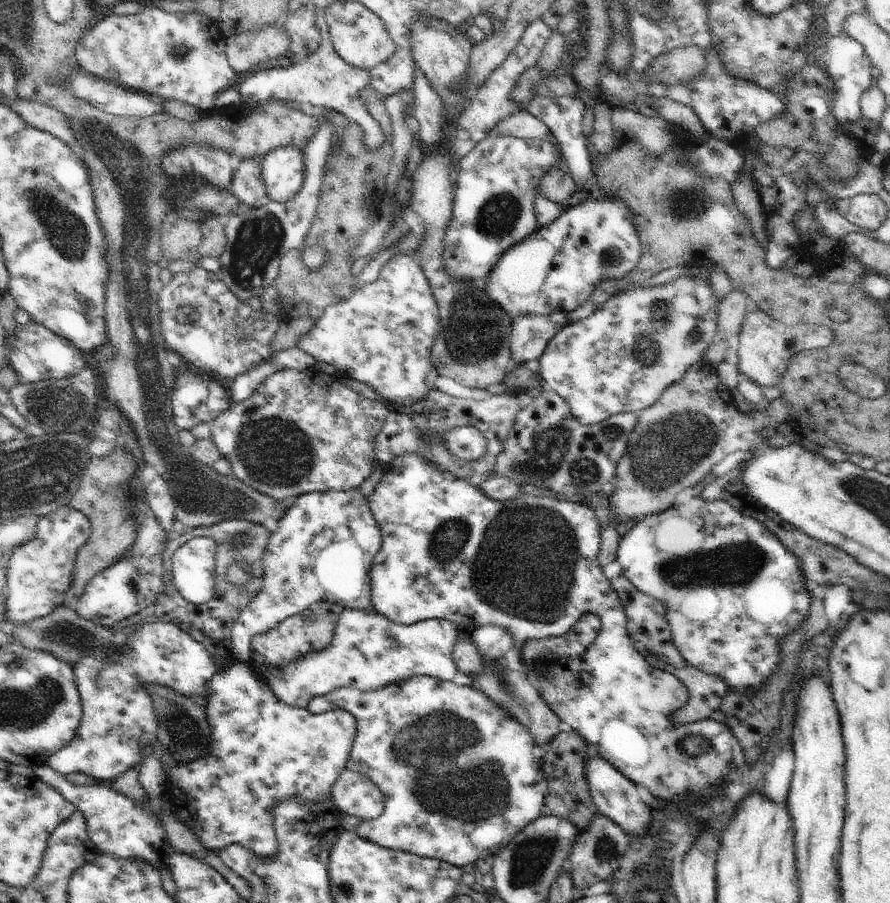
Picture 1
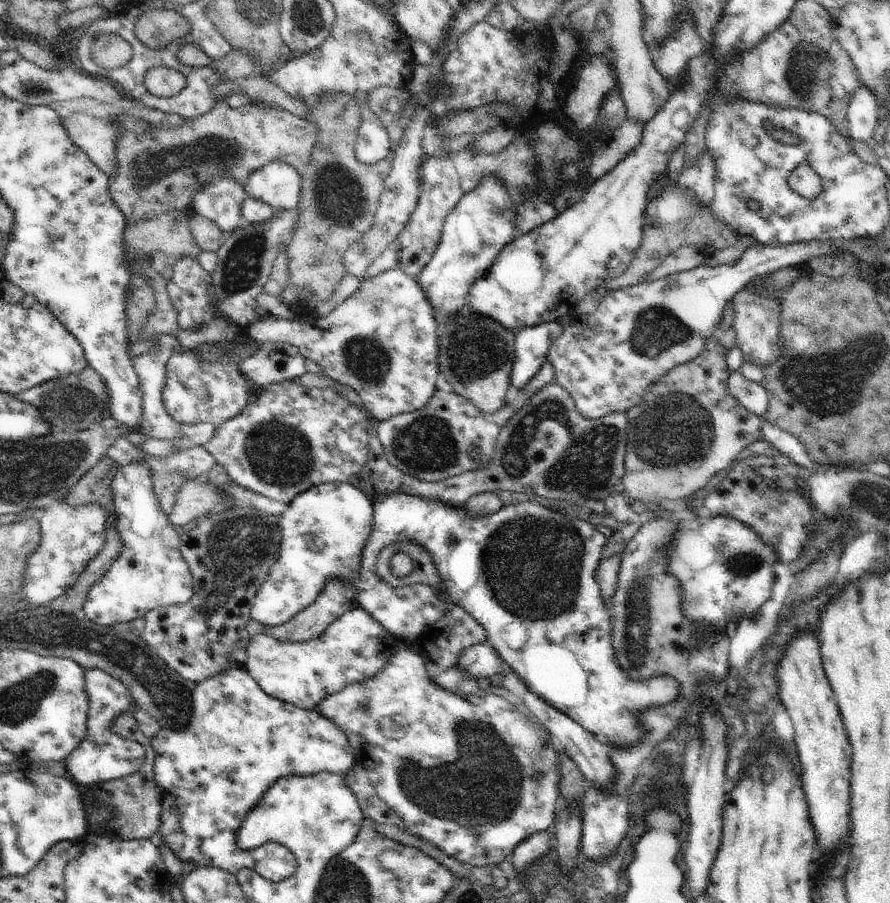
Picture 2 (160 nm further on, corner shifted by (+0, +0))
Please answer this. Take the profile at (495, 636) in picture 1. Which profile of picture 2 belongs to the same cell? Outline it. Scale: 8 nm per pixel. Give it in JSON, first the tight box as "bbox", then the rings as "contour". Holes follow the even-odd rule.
{"bbox":[455,643,505,680],"contour":[[[480,643],[462,650],[455,666],[463,671],[468,679],[478,680],[500,673],[505,665],[502,658],[496,656],[492,646]]]}

